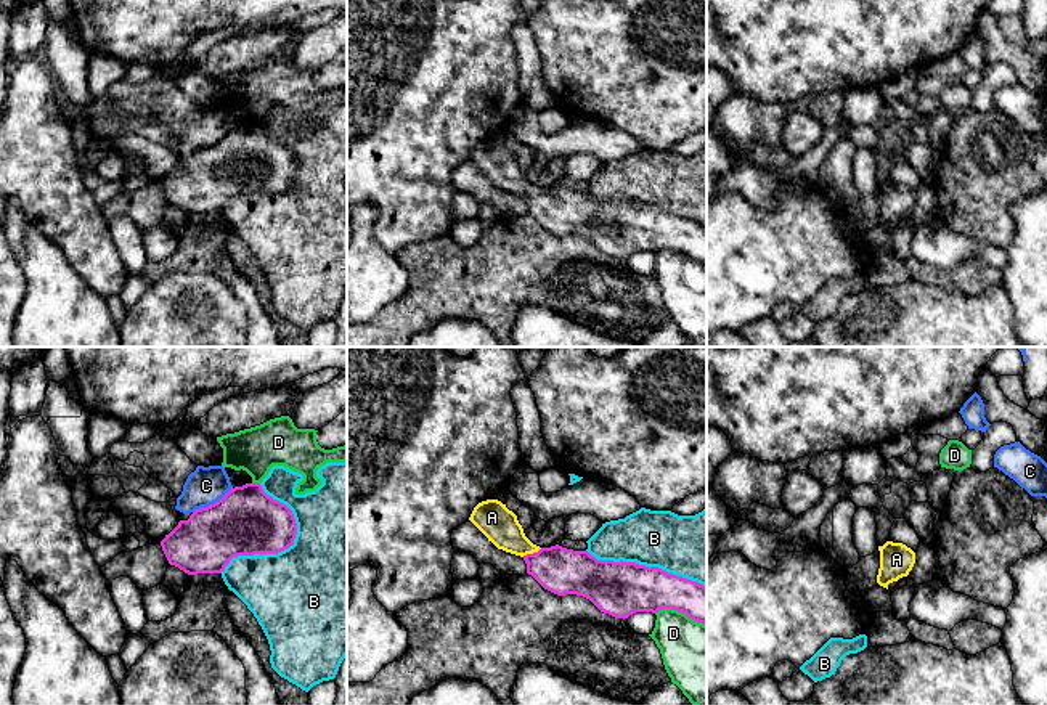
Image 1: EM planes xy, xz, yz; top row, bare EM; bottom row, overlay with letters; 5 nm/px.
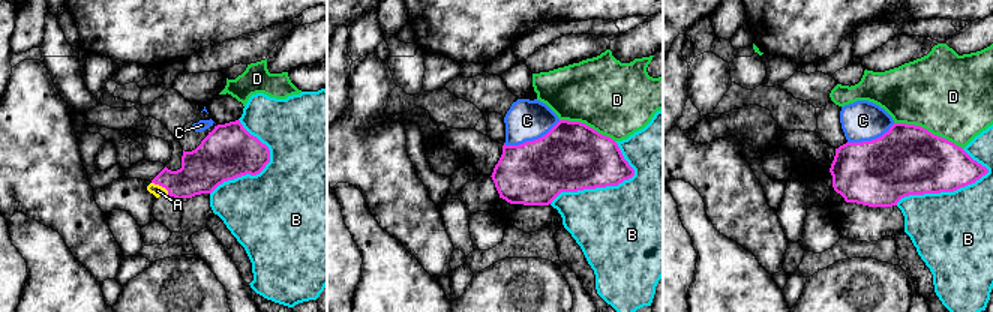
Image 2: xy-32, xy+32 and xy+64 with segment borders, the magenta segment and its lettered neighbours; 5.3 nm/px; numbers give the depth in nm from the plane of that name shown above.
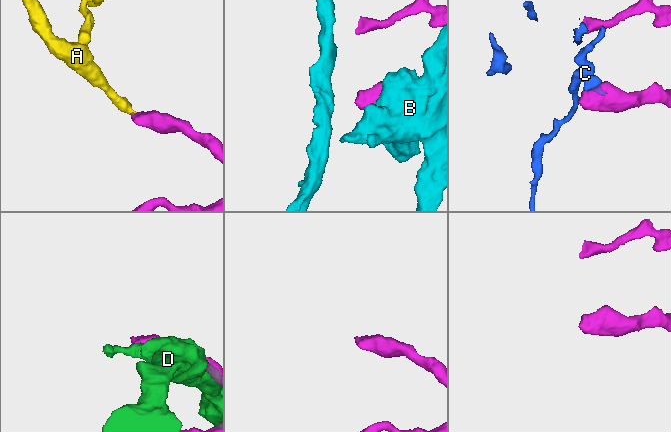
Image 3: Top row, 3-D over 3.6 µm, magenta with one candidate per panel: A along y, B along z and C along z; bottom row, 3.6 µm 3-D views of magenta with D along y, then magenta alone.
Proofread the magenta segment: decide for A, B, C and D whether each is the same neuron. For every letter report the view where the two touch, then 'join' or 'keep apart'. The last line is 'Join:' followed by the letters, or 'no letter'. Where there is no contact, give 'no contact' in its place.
A: xz | join
B: xy | keep apart
C: xy | keep apart
D: xz | keep apart
Join: A

